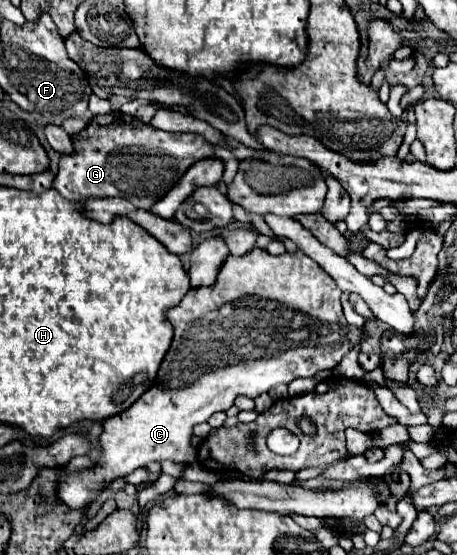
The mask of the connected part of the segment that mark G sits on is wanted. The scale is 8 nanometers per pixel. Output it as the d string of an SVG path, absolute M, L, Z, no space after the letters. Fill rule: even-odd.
M111 112L105 116L95 116L89 124L71 136L73 152L61 154L59 172L55 176L53 188L63 194L63 198L73 202L119 196L135 204L137 208L149 210L157 200L171 190L171 186L181 178L181 174L199 158L213 156L213 148L201 136L195 138L197 146L187 144L193 132L165 132L149 124L135 120L129 114ZM191 146L191 152L187 148ZM193 154L193 156L189 156Z

